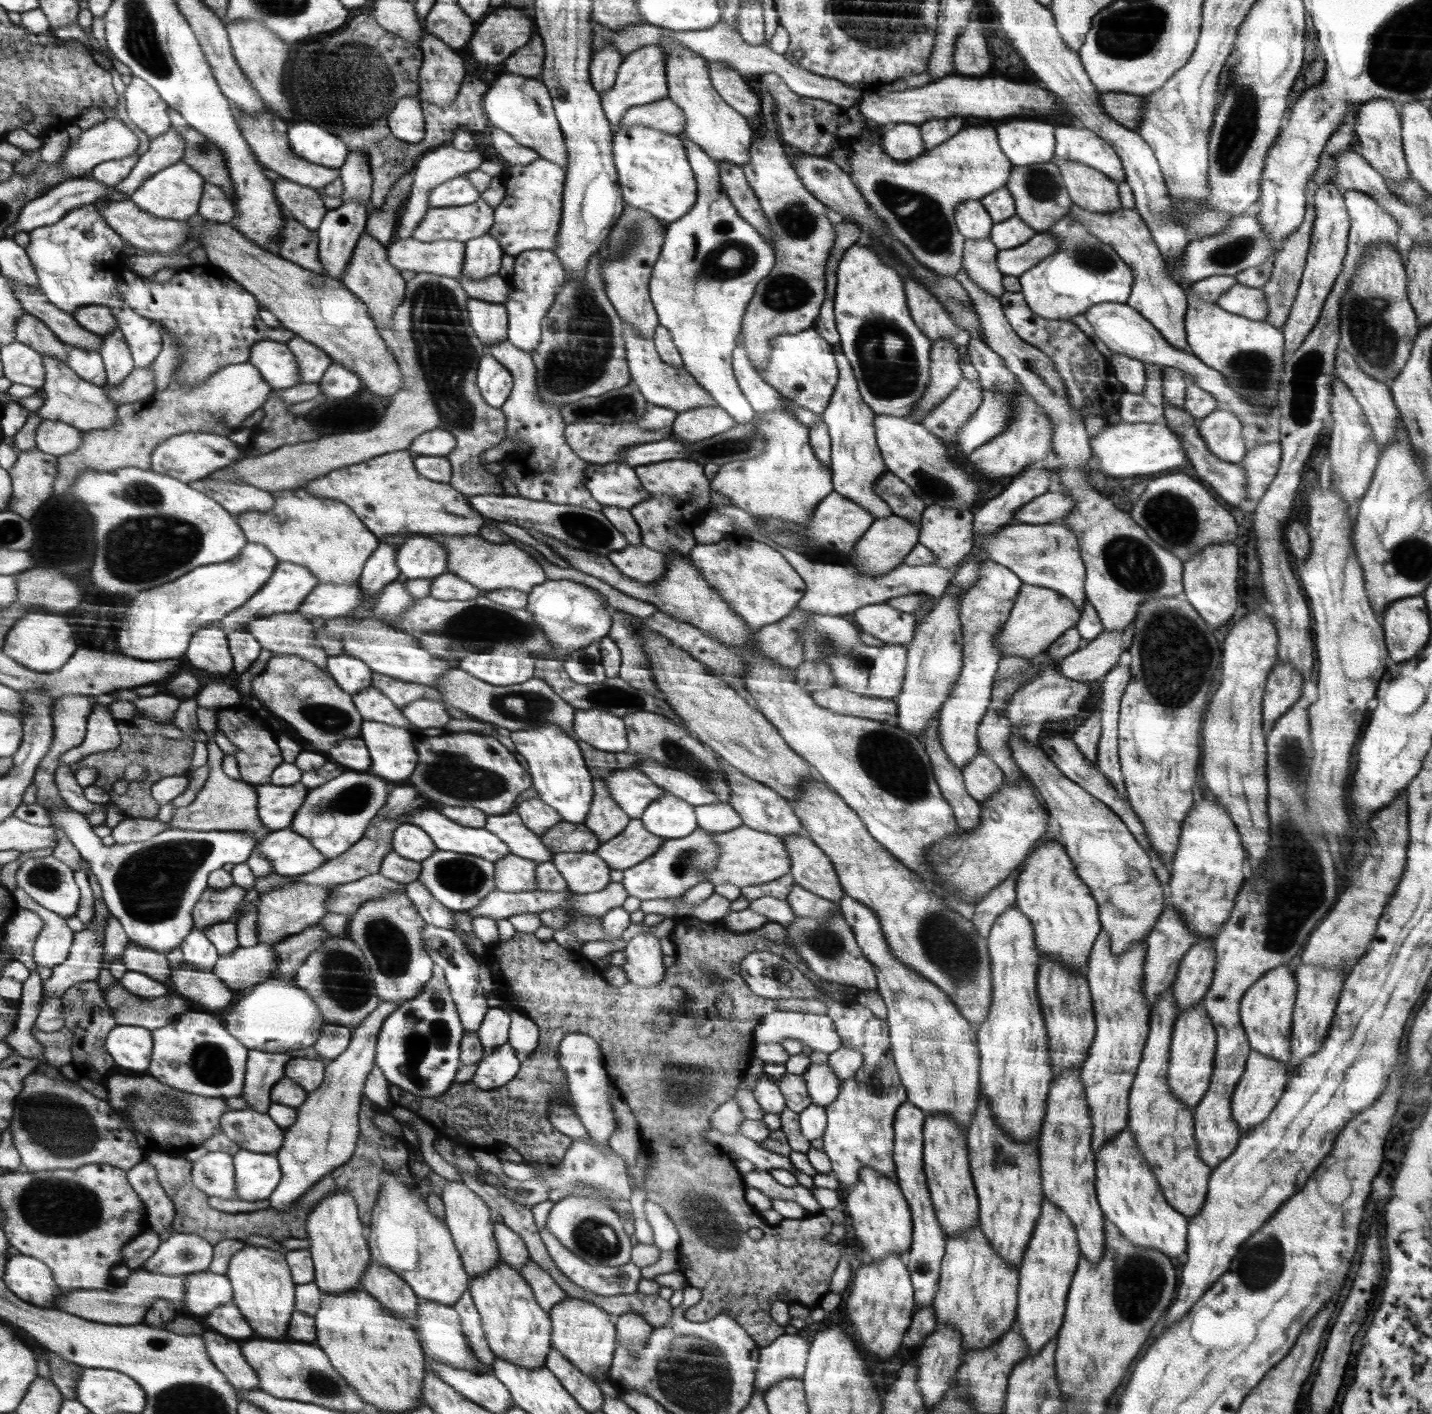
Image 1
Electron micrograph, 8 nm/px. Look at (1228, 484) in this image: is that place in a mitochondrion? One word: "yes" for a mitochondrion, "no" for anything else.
no

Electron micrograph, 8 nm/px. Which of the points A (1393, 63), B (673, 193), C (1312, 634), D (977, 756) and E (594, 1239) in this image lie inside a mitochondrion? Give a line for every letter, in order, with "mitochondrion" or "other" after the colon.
A: mitochondrion
B: other
C: other
D: other
E: mitochondrion

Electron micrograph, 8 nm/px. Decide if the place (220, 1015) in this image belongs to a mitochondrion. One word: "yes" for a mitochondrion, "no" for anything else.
no

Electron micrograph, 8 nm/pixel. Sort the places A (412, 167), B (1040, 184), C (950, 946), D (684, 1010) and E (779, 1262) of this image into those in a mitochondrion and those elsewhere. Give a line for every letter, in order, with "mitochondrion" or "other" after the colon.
A: other
B: mitochondrion
C: mitochondrion
D: other
E: other

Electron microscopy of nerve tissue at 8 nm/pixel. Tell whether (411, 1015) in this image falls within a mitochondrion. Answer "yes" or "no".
no

